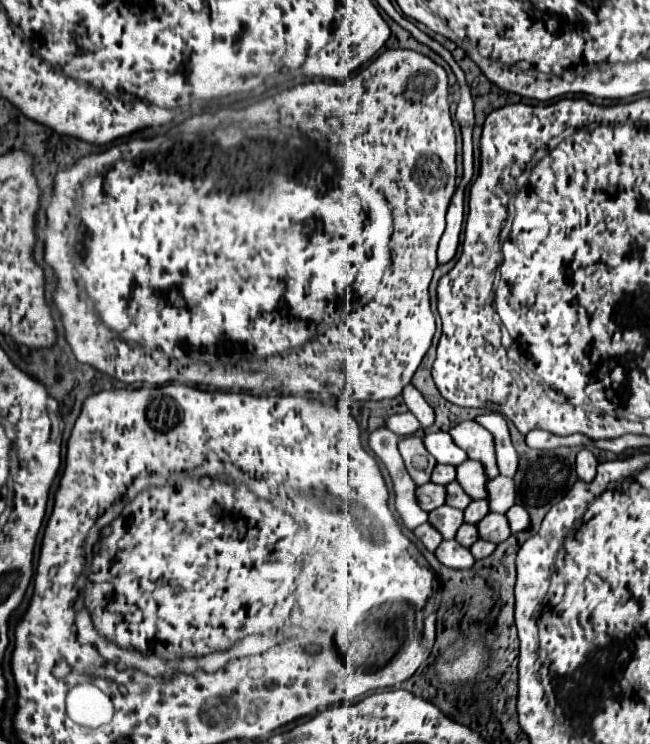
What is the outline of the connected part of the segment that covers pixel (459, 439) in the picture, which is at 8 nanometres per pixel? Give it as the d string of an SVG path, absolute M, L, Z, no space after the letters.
M463 421L463 423L455 425L449 433L451 433L453 441L469 455L469 459L483 463L489 479L499 475L493 435L485 427L481 427L477 421Z

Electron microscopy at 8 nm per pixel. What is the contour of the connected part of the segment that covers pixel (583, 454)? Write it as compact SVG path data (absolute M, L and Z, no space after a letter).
M581 449L577 453L577 475L583 481L591 481L597 473L597 457L589 449Z

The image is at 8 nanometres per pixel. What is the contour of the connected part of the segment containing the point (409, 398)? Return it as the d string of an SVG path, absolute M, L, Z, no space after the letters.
M407 385L403 389L403 399L405 399L409 411L421 421L423 427L429 427L435 421L435 415L433 415L431 405L425 401L425 397L413 385Z

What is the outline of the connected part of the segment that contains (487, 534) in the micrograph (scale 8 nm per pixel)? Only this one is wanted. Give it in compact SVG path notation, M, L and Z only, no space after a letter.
M489 513L481 523L477 523L477 529L479 529L481 539L493 541L493 543L501 543L511 535L507 517L499 513Z

